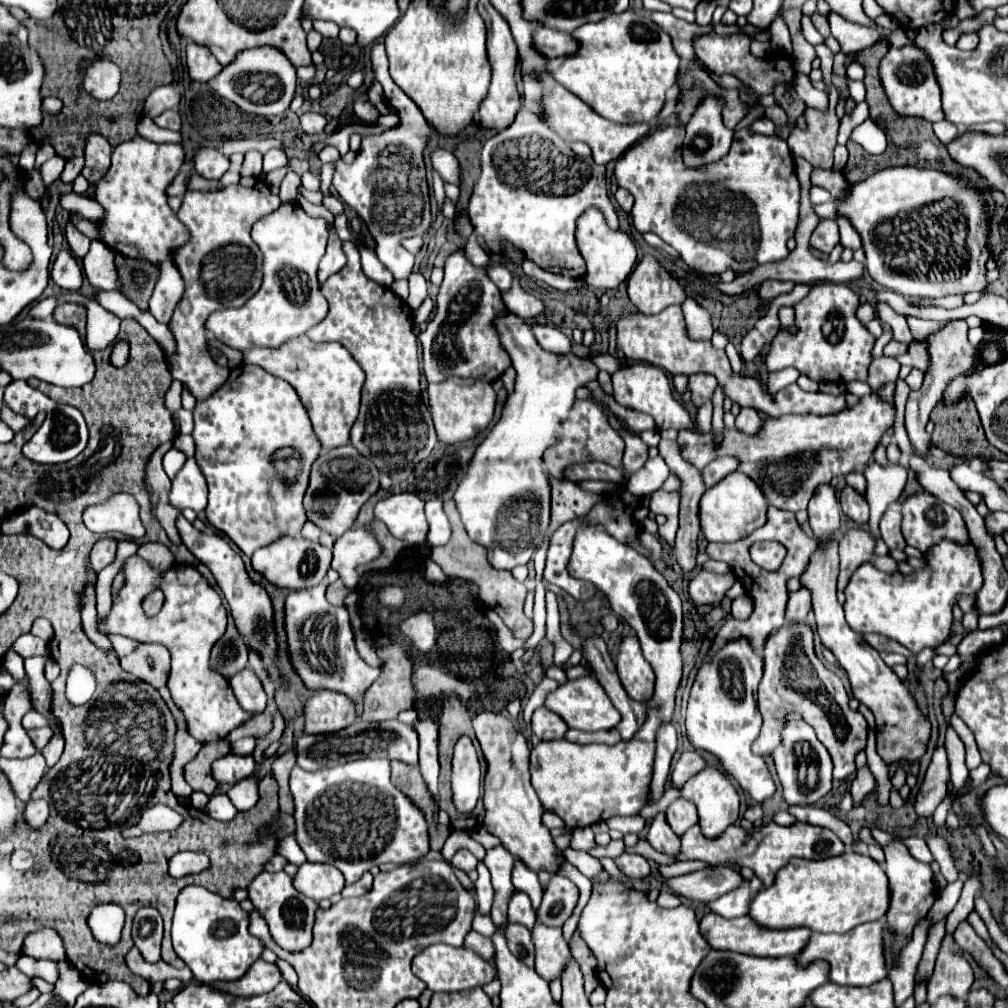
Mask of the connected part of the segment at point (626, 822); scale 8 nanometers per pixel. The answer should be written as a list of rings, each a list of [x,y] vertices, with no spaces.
[[[615,816],[606,821],[608,827],[625,834],[639,834],[645,826],[645,820],[641,816]]]

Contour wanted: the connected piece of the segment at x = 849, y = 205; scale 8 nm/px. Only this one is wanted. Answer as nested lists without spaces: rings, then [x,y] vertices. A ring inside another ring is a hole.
[[[911,166],[881,170],[863,182],[849,184],[847,196],[837,202],[837,216],[847,218],[861,236],[867,258],[865,266],[871,278],[897,294],[941,298],[949,294],[983,292],[989,286],[989,282],[985,280],[985,262],[989,258],[989,252],[985,248],[987,204],[979,196],[975,186],[957,176],[935,170],[917,170]],[[931,252],[935,252],[935,256],[939,258],[947,258],[947,266],[929,266],[929,260],[933,260]]]

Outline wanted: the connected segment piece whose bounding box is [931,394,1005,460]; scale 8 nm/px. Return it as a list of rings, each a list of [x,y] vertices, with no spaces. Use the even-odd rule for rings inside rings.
[[[967,394],[963,398],[959,398],[955,404],[943,404],[943,402],[939,402],[933,408],[933,412],[931,412],[931,422],[935,424],[935,428],[933,428],[933,442],[941,450],[951,452],[951,454],[963,454],[963,456],[981,456],[981,458],[999,458],[999,460],[1005,460],[1005,454],[999,452],[995,446],[991,446],[985,440],[977,408],[975,408],[973,400]]]

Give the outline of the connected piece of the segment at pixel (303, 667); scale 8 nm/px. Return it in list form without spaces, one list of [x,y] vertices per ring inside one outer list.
[[[317,584],[313,588],[289,592],[287,596],[285,626],[289,636],[291,662],[307,688],[327,686],[329,690],[349,696],[355,704],[361,704],[363,694],[377,680],[379,668],[373,668],[361,660],[361,656],[355,650],[347,610],[343,606],[329,604],[325,598],[325,588],[327,584]]]

